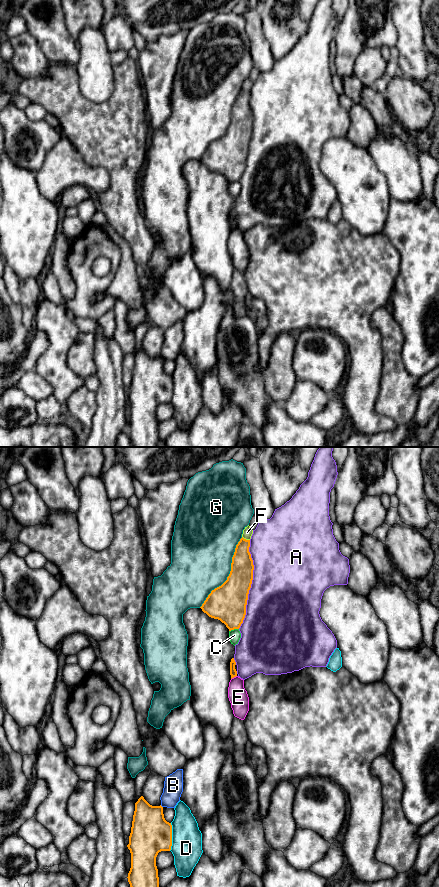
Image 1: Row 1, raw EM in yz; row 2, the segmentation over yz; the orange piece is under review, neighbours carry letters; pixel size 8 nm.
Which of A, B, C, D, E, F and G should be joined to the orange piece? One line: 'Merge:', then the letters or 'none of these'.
Merge: none of these

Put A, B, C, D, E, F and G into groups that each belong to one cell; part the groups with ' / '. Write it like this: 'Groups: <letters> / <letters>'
Groups: A / B / C / D / E / F / G

